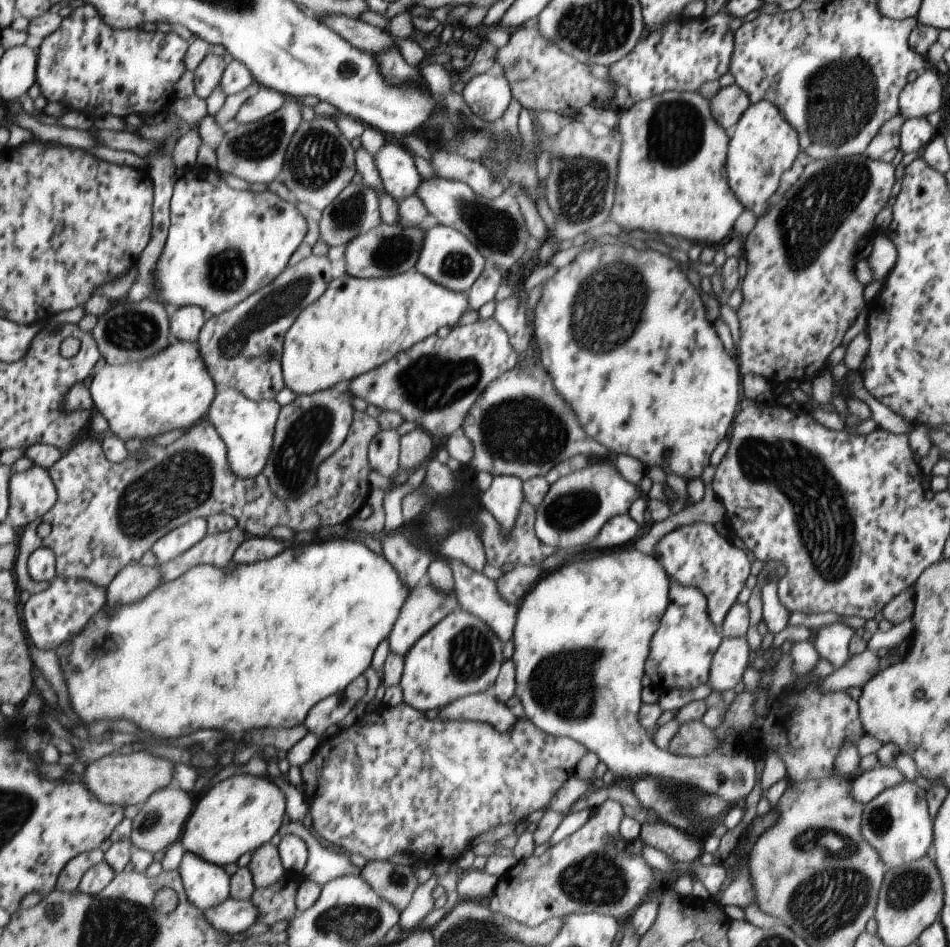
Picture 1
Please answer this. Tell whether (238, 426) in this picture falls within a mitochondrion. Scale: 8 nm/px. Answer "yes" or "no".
no

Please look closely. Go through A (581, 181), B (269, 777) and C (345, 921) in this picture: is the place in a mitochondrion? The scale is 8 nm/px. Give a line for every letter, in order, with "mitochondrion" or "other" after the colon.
A: mitochondrion
B: other
C: mitochondrion

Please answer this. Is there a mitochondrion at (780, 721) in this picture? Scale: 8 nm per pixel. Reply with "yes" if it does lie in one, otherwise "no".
no

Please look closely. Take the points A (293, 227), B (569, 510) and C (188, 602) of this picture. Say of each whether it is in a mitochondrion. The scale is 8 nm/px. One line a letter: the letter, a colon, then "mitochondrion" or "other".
A: other
B: mitochondrion
C: other

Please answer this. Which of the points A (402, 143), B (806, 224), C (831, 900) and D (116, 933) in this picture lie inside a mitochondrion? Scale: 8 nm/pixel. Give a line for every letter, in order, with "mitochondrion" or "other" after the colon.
A: other
B: mitochondrion
C: mitochondrion
D: mitochondrion

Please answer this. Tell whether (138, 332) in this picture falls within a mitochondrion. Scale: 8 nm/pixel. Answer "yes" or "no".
yes

